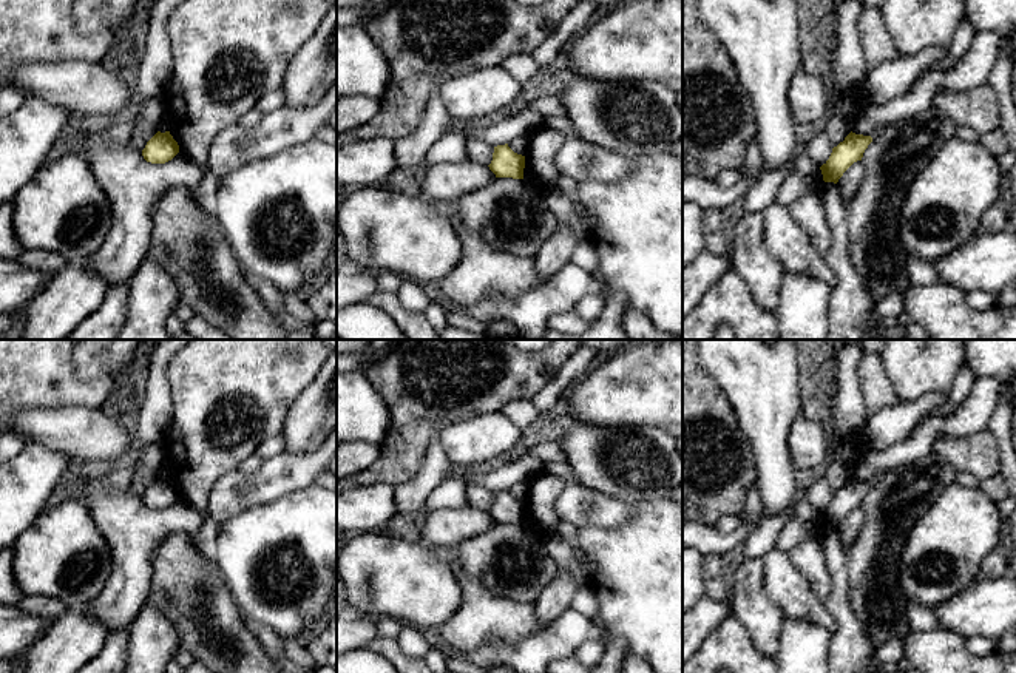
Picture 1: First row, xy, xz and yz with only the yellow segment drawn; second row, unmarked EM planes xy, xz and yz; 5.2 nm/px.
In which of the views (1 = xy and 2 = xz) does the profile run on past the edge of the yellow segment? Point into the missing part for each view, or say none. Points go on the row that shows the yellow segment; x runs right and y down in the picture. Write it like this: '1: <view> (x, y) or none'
1: none
2: none

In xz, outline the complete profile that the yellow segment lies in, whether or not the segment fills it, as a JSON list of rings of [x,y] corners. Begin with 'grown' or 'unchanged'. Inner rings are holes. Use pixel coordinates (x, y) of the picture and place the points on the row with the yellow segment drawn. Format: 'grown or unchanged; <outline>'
unchanged; [[[508,144],[497,145],[488,167],[496,178],[523,179],[525,156],[514,153]]]

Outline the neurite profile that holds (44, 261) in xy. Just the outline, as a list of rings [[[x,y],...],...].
[[[23,250],[15,258],[15,261],[25,267],[29,267],[29,269],[48,273],[48,275],[60,270],[63,265],[69,262],[60,253],[46,252],[46,250]]]

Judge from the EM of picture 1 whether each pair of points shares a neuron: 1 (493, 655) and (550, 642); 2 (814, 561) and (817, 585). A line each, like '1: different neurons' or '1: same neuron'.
1: same neuron
2: same neuron

